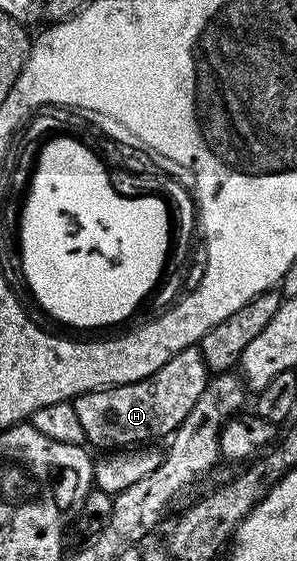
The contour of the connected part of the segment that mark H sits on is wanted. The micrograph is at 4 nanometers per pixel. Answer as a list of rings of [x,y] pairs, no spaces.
[[[197,347],[182,349],[173,359],[169,359],[153,375],[140,381],[113,385],[109,389],[94,389],[76,397],[73,404],[77,411],[77,419],[81,422],[81,431],[85,431],[88,446],[96,445],[99,451],[118,451],[124,447],[135,447],[140,443],[151,443],[154,437],[170,438],[175,428],[193,411],[193,403],[201,399],[201,391],[205,391],[209,380],[207,364]]]

